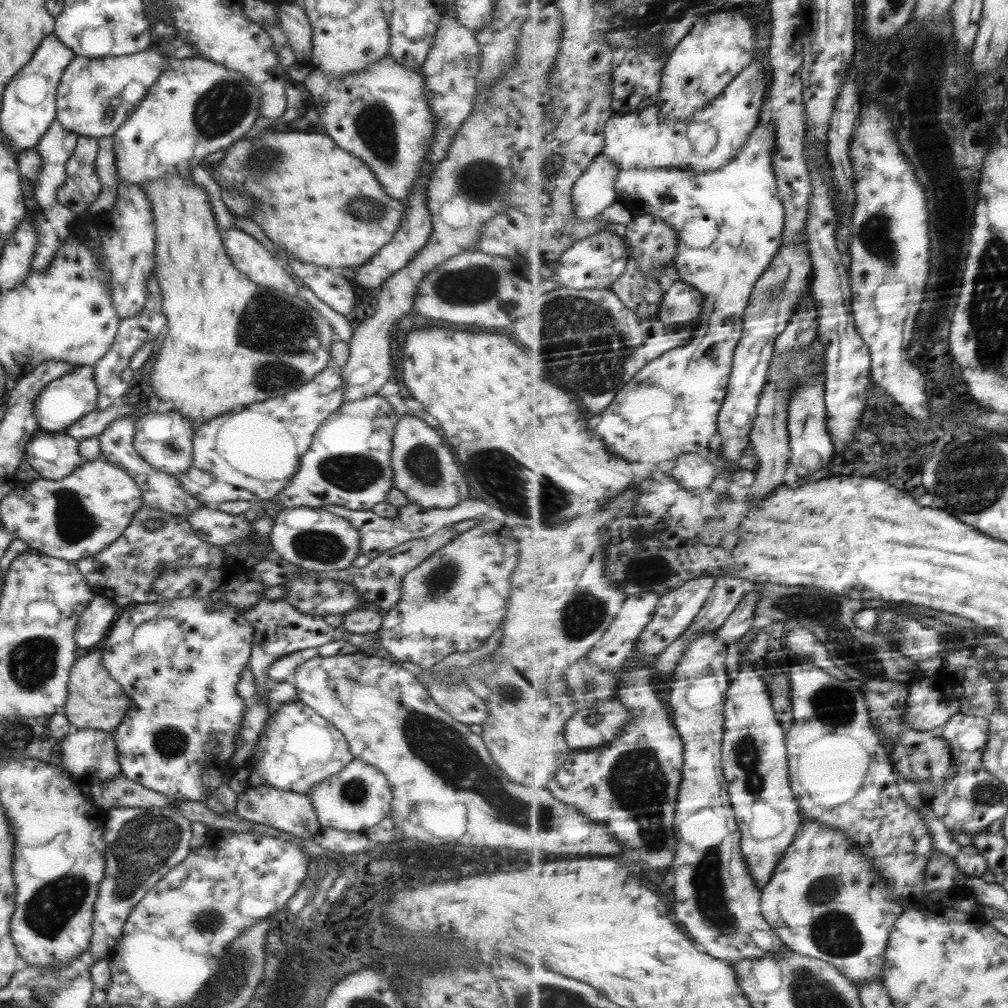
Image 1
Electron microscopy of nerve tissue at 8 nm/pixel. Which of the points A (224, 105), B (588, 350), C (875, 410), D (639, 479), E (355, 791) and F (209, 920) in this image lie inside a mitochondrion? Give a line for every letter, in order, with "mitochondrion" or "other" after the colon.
A: mitochondrion
B: mitochondrion
C: other
D: other
E: mitochondrion
F: mitochondrion

